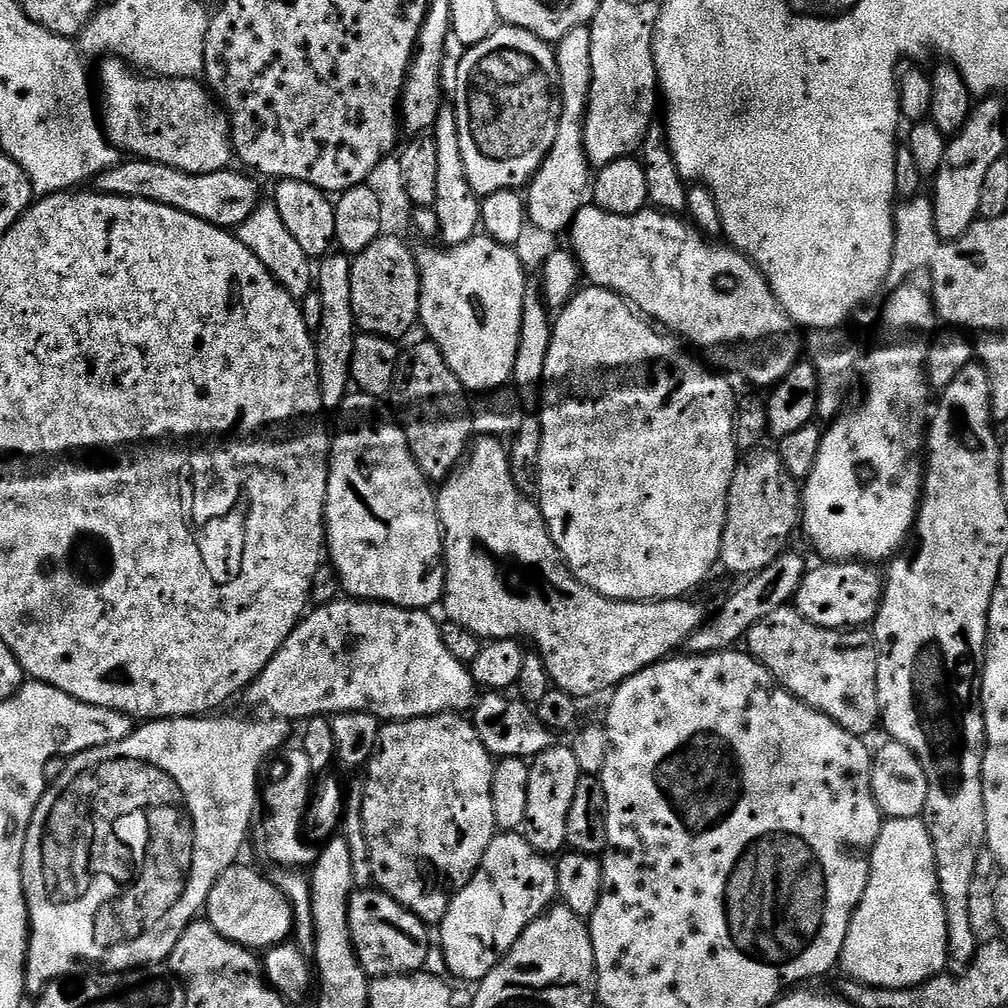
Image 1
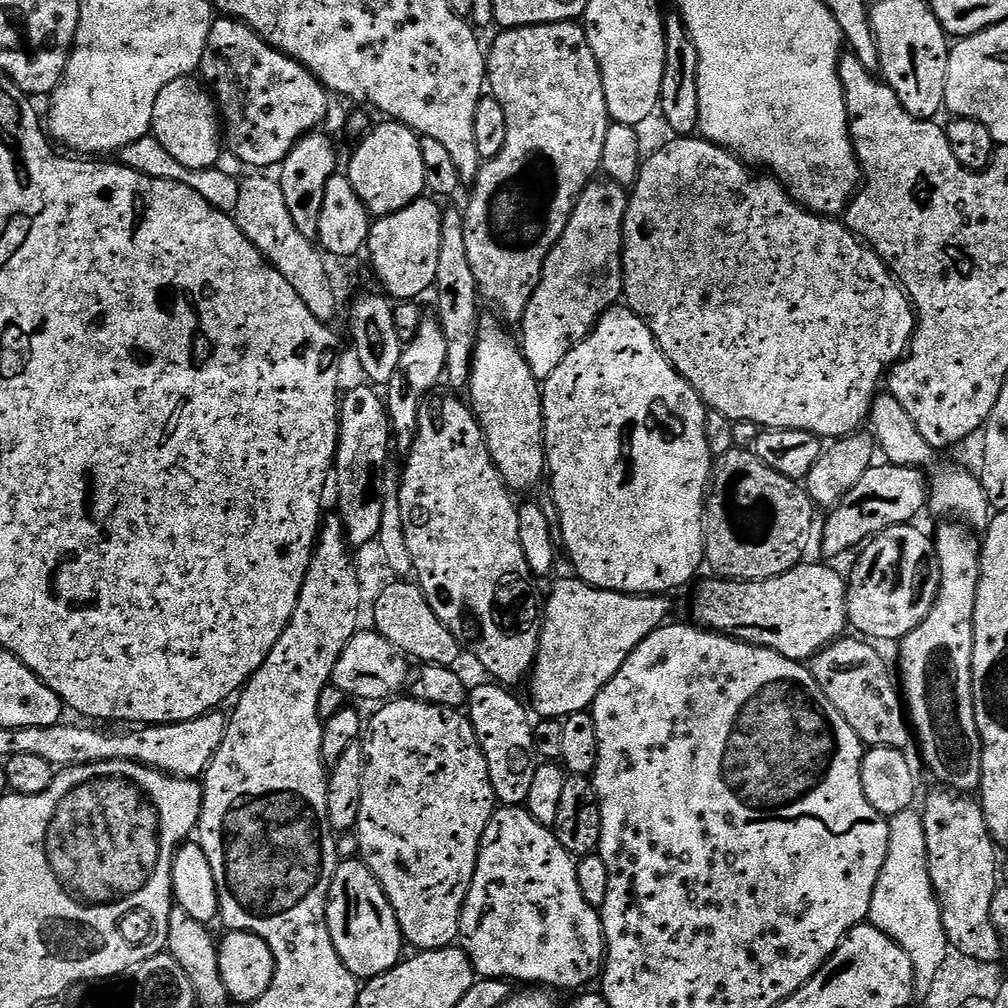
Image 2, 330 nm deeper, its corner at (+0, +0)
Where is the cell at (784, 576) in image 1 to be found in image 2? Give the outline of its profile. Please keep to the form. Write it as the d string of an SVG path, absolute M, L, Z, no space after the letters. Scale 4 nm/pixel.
M887 462L879 464L868 468L866 474L862 474L858 486L854 486L854 490L850 490L850 494L843 496L839 504L827 513L828 521L824 524L824 552L826 555L844 556L851 548L859 549L865 542L880 532L885 532L888 528L913 523L917 519L915 516L923 510L928 496L930 500L930 484L924 481L923 471L920 468L903 468Z

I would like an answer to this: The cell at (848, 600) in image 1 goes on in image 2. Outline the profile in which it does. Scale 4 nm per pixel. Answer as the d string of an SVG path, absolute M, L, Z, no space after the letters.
M915 523L880 532L863 545L848 582L848 622L872 642L899 642L930 614L940 589L940 563L933 537Z

